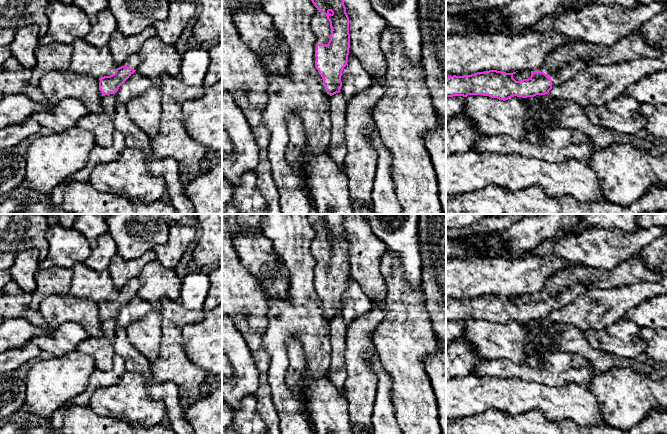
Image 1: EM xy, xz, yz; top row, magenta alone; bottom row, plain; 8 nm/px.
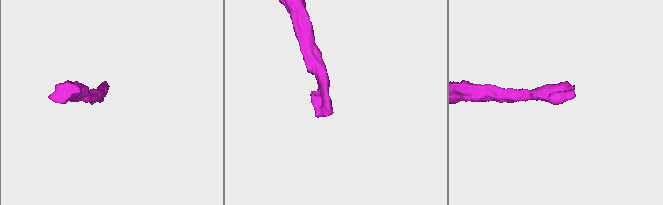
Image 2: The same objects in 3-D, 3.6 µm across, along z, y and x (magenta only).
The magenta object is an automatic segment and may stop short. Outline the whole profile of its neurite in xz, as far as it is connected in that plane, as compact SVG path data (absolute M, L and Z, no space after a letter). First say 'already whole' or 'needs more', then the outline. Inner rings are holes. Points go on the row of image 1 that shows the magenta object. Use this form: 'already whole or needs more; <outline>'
needs more; M344 0L311 1L318 10L311 18L311 29L316 36L315 67L330 98L341 92L342 71L350 48L349 17Z

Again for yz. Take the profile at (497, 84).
needs more; M575 61L554 73L545 74L531 71L528 79L516 81L513 73L489 70L471 75L448 76L446 78L446 96L483 95L499 100L508 100L517 96L522 98L548 94L554 87L572 80L582 69L588 67L586 61Z

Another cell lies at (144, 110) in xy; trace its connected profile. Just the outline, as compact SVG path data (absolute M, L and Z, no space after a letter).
M152 86L132 98L126 106L127 114L137 127L152 140L159 131L161 120L161 91Z

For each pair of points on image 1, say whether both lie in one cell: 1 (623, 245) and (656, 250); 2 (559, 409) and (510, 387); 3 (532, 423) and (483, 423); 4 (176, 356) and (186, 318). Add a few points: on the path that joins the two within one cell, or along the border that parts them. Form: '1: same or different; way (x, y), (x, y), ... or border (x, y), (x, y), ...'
1: different; border (656, 238), (637, 255)
2: same; way (547, 399), (539, 396), (522, 396)
3: same; way (520, 423), (495, 423)
4: same; way (172, 344), (172, 322), (174, 320)

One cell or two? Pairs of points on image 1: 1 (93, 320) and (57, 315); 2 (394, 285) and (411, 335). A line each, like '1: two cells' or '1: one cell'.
1: one cell
2: one cell

